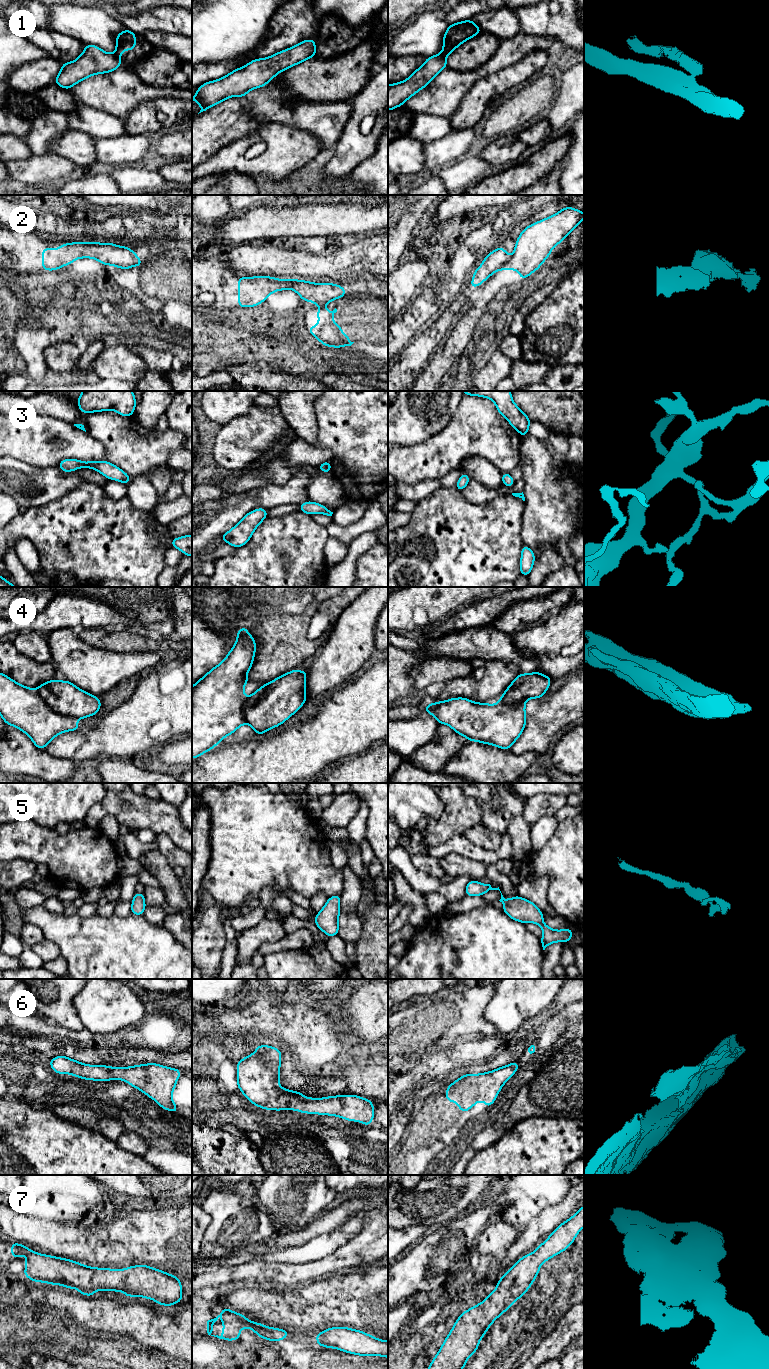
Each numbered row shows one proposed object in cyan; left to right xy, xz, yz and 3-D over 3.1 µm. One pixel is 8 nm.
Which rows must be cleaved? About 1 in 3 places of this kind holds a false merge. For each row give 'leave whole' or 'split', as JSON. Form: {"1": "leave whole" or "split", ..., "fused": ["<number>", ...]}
{"1": "split", "2": "split", "3": "leave whole", "4": "split", "5": "leave whole", "6": "leave whole", "7": "leave whole", "fused": ["1", "2", "4"]}

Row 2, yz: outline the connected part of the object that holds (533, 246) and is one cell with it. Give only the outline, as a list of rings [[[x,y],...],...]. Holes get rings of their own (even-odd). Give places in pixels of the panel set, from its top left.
[[[564,207],[558,213],[527,226],[517,238],[512,256],[500,270],[518,270],[523,280],[538,270],[552,249],[584,219],[584,213]]]

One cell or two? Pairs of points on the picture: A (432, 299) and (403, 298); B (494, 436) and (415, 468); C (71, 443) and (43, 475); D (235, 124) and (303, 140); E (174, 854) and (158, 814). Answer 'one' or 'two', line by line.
A: two
B: one
C: two
D: two
E: two

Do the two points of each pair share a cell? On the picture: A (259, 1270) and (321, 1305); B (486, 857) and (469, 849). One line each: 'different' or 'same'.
A: different
B: same

